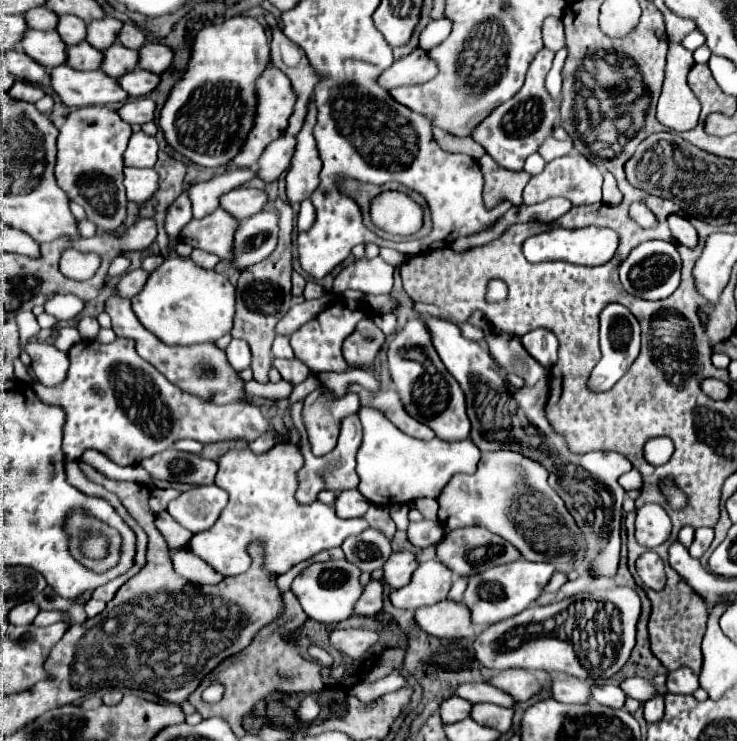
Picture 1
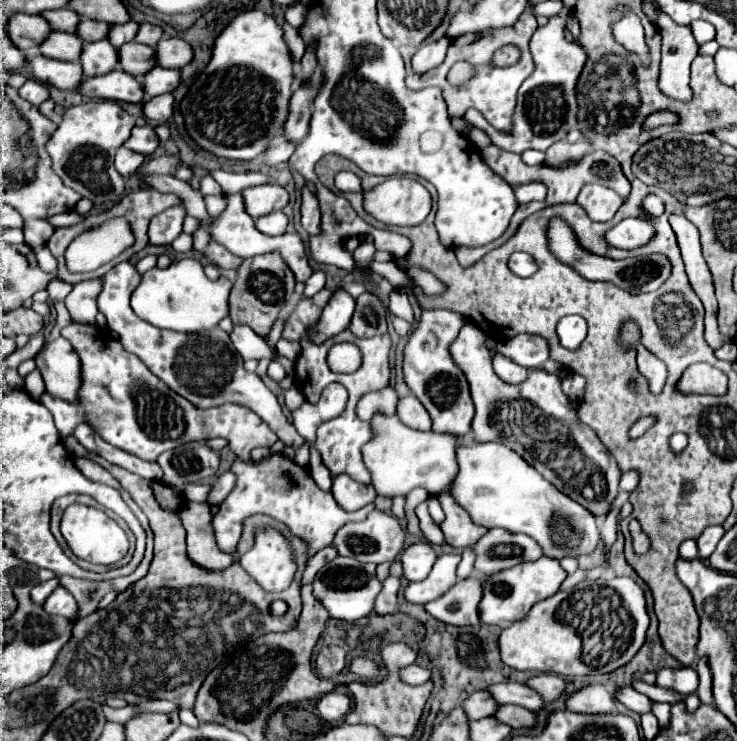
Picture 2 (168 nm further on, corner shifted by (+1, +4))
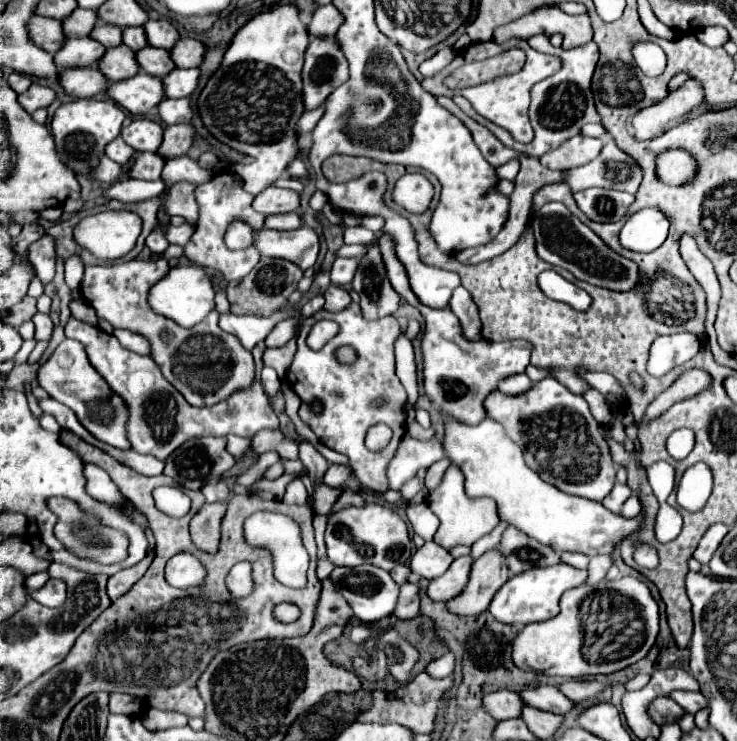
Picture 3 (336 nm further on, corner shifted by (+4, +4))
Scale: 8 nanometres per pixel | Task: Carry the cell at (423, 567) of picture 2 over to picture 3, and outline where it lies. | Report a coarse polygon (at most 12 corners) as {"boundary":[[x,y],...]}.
{"boundary":[[435,541],[413,553],[411,571],[435,579],[453,557]]}

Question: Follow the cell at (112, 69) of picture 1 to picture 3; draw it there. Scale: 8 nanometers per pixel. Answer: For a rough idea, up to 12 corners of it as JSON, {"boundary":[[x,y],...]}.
{"boundary":[[157,47],[137,51],[145,73],[165,77],[175,67],[169,51]]}

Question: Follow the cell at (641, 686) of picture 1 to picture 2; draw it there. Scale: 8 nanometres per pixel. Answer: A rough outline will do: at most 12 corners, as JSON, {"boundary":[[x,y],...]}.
{"boundary":[[636,681],[632,687],[658,703],[684,701],[684,695],[672,689]]}

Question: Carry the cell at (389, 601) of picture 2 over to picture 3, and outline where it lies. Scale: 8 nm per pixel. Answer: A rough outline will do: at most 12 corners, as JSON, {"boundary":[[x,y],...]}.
{"boundary":[[413,583],[399,587],[393,615],[411,619],[419,615],[419,587]]}

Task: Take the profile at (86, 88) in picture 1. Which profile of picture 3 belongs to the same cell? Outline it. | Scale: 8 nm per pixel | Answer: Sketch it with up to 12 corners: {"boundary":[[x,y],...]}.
{"boundary":[[139,71],[105,93],[129,113],[147,115],[163,99],[159,77]]}

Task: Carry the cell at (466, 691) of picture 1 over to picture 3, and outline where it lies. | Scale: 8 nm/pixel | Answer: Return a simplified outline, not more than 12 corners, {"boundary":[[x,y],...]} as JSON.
{"boundary":[[553,685],[519,691],[525,705],[563,715],[573,703]]}

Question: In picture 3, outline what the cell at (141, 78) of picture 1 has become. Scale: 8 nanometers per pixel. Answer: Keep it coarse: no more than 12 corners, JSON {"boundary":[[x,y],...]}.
{"boundary":[[175,69],[163,77],[165,97],[189,97],[199,69]]}

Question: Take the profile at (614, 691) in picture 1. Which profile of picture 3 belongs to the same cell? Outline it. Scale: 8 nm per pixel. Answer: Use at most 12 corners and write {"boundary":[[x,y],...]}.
{"boundary":[[657,697],[647,713],[657,725],[677,721],[685,711],[669,697]]}

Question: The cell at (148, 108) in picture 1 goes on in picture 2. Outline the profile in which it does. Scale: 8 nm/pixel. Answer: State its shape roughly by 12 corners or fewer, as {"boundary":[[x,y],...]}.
{"boundary":[[172,95],[142,105],[148,119],[166,123],[174,115]]}

